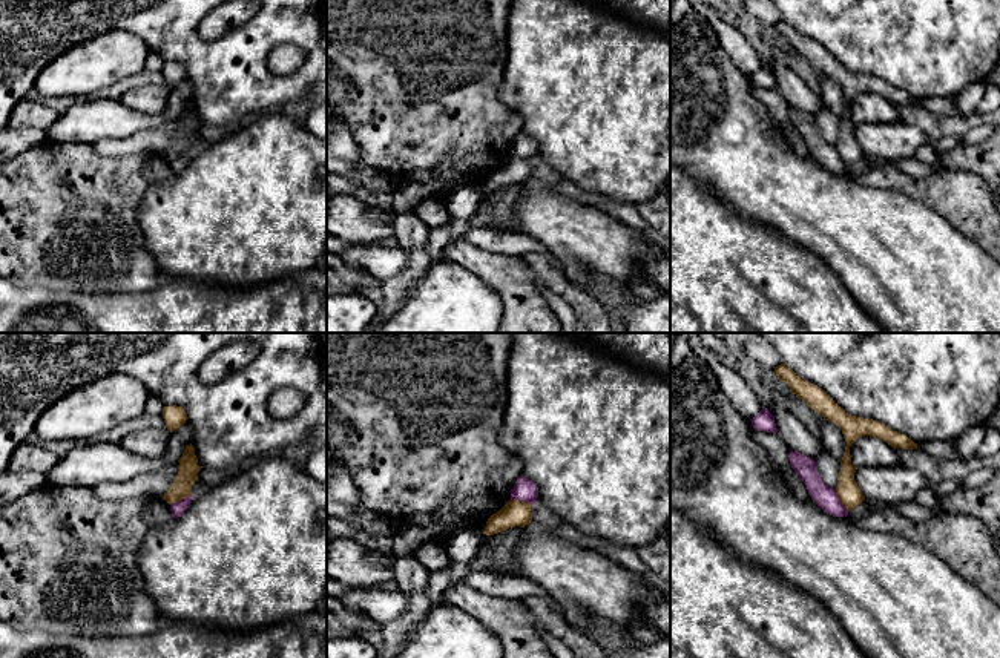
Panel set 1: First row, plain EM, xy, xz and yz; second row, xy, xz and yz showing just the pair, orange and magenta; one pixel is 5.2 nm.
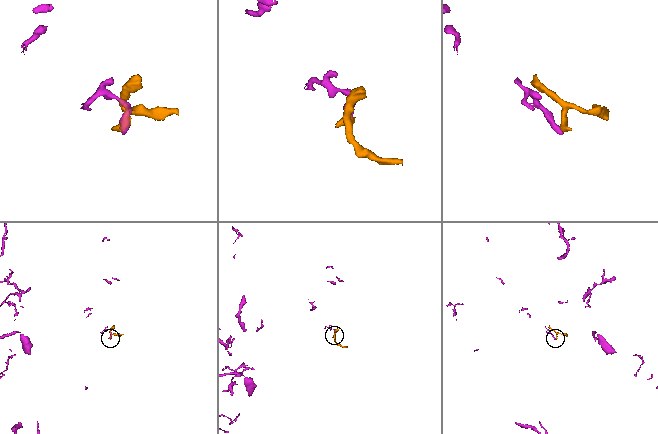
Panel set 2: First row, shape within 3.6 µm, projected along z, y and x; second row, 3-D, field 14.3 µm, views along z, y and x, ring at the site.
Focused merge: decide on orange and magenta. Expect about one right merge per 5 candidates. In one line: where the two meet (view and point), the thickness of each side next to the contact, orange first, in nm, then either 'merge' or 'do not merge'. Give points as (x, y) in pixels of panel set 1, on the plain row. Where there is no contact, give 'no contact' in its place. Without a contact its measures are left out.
xy (181, 155) | 110/80 nm | do not merge

